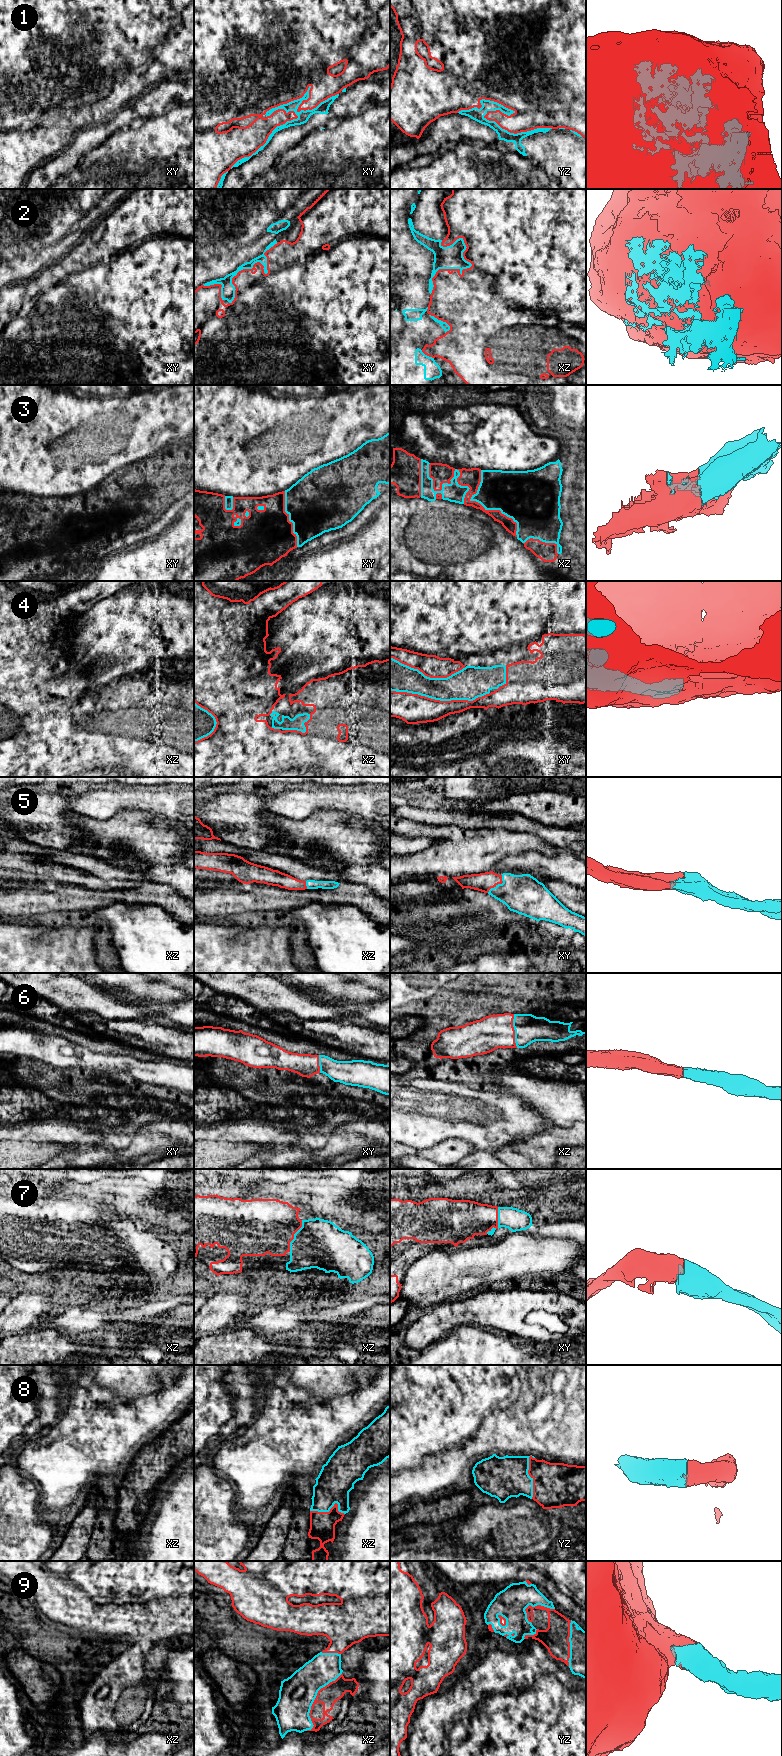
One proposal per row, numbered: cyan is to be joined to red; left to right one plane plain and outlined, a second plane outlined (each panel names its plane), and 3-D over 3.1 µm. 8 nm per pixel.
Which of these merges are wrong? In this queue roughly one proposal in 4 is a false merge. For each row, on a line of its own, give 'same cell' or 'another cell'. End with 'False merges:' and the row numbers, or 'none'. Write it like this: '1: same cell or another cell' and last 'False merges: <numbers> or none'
1: same cell
2: another cell
3: same cell
4: same cell
5: same cell
6: same cell
7: same cell
8: same cell
9: same cell
False merges: 2

